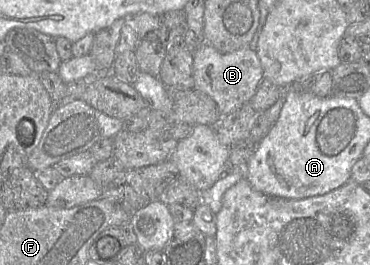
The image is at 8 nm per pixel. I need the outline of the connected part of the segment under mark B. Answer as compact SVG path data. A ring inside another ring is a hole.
M205 42L193 52L193 78L195 88L210 96L221 116L226 116L250 102L264 78L264 72L256 51L251 48L222 53Z

